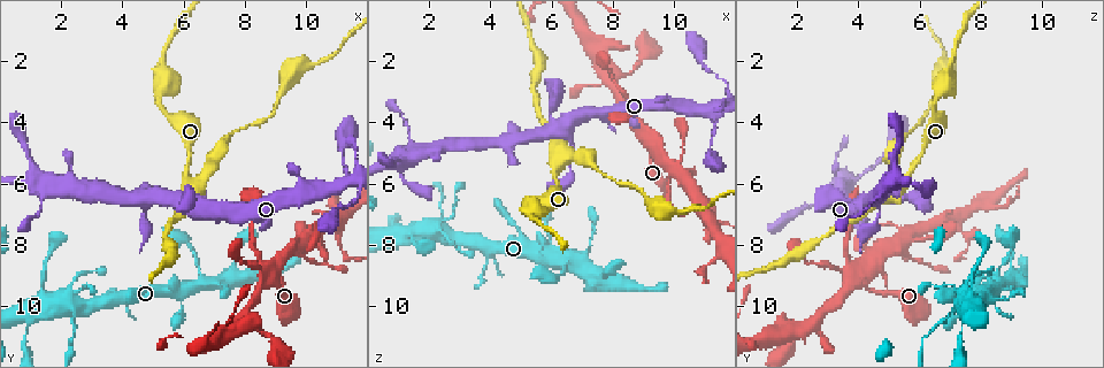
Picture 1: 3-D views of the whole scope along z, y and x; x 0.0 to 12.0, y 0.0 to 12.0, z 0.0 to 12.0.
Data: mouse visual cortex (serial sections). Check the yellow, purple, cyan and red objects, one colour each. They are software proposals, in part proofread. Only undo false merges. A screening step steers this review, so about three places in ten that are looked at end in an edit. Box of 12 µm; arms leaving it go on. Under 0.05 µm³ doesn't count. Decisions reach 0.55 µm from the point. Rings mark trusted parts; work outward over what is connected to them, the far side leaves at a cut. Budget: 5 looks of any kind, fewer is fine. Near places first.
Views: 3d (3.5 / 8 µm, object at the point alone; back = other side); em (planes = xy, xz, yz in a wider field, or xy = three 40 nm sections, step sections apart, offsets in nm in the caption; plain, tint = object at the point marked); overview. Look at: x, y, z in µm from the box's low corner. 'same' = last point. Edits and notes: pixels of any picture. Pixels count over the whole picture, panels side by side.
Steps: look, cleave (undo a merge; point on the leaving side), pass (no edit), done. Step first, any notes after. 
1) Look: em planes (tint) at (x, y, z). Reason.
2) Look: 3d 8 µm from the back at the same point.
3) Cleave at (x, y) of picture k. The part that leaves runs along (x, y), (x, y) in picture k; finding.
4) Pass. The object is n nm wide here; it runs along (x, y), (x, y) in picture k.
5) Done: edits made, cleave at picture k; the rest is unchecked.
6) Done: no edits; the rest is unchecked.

Look: 3d 3.5 µm from the back at (2.4, 10.4, 6.8). Thick turns thin.

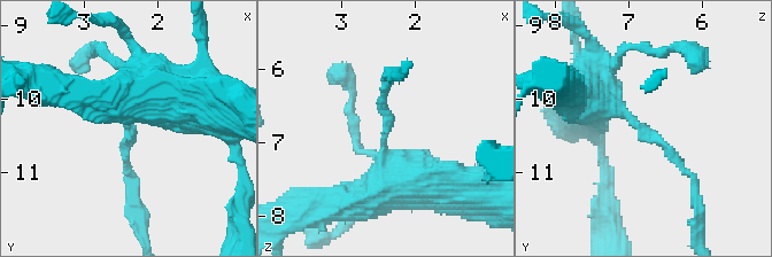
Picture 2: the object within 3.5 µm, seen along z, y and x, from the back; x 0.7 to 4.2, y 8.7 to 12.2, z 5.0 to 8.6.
Cleave at (384, 111) of picture 2. The part that leaves runs along (384, 141), (384, 79), (394, 74) in picture 2; a second cell is stuck on.

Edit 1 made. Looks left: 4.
Look: overview.

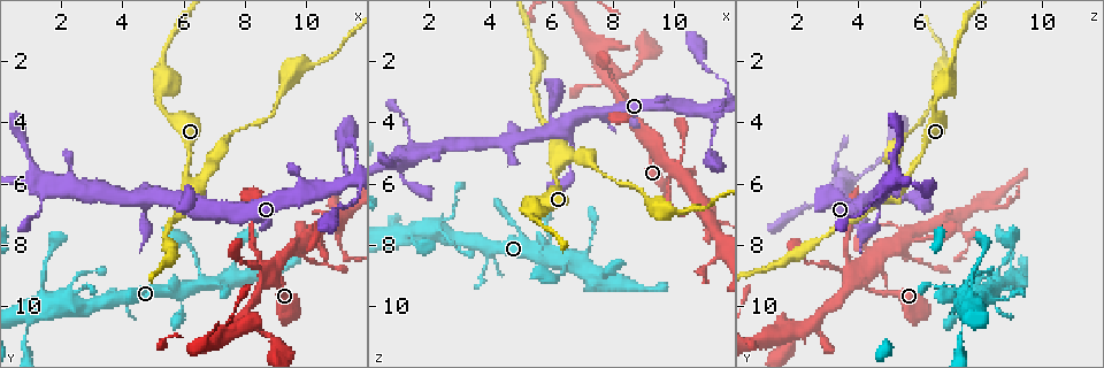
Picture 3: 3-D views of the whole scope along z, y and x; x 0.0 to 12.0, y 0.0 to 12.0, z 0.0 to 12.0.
Look: 3d 3.5 µm at (6.4, 6.1, 5.1). Branch point.

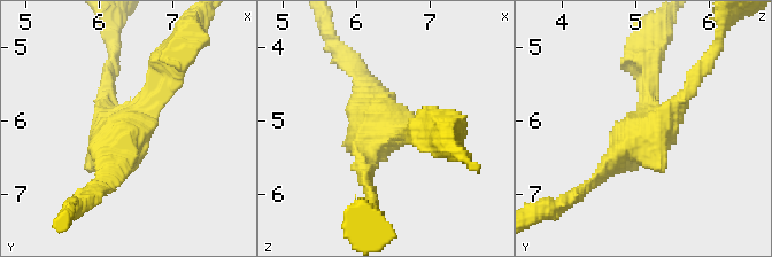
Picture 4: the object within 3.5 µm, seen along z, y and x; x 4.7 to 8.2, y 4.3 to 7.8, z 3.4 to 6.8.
Look: em xy step 1 (tint) at (6.40, 6.05, 5.25).

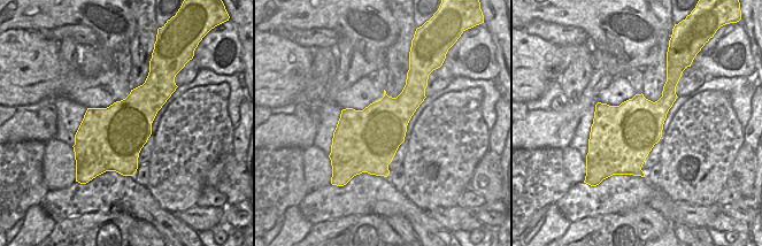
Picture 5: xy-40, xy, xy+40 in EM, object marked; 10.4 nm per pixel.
Pass. Continuous, no second cell.

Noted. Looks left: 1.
Done: edits made, cleave at picture 2; the rest is unchecked.

